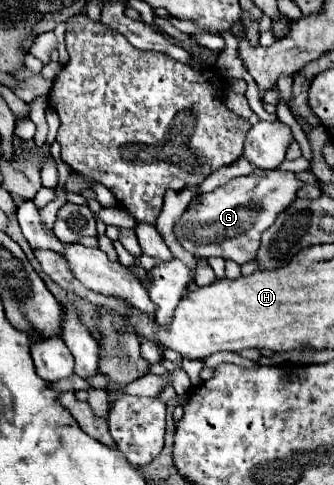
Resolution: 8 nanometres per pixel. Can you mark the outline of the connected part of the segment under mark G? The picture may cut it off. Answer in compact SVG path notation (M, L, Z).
M265 170L233 178L229 184L191 200L183 214L183 224L181 218L175 224L175 236L193 256L221 256L225 260L245 264L255 258L261 234L275 222L275 216L295 200L301 186L303 182L297 180L293 172L281 170Z

